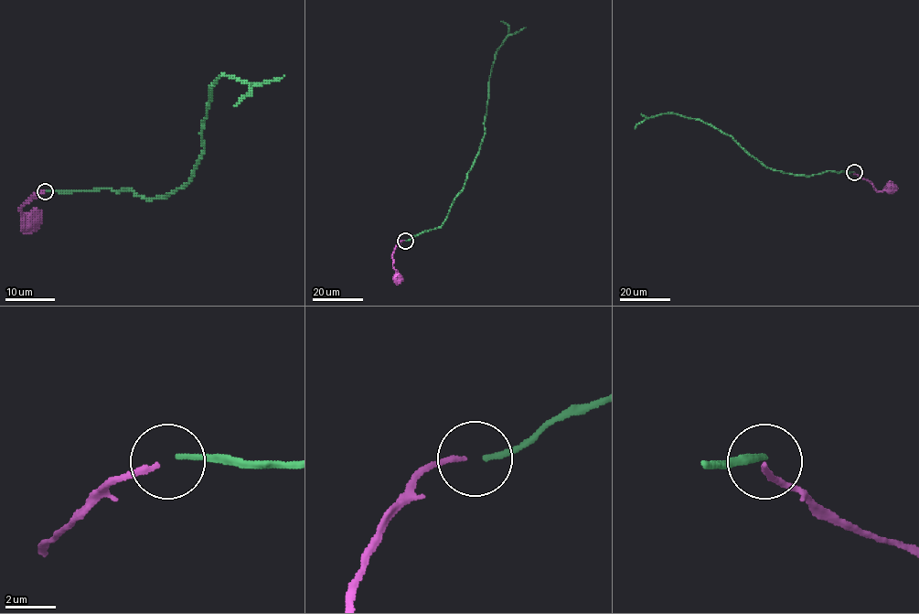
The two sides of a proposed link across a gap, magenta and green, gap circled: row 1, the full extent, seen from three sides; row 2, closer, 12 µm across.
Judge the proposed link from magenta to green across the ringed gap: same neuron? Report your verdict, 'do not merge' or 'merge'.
merge

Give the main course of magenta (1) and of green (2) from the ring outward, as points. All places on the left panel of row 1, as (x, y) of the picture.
1: (43, 191), (22, 208), (22, 229), (29, 223)
2: (47, 190), (130, 188), (162, 198), (192, 177), (210, 87), (222, 75), (249, 83), (234, 105)

